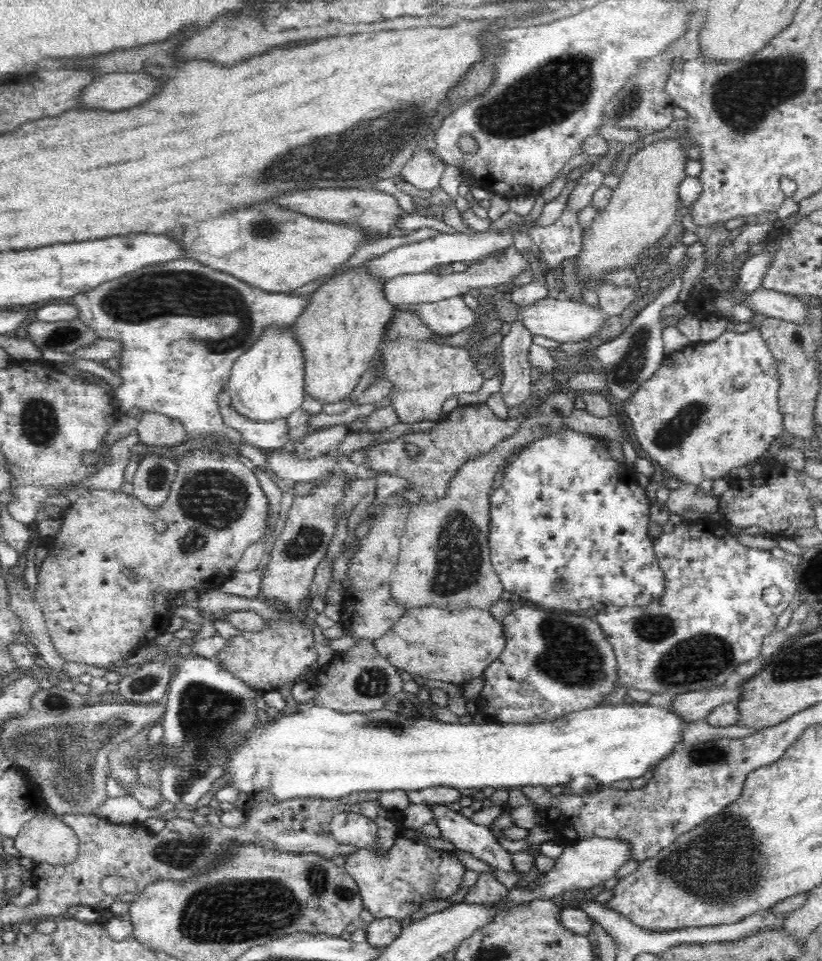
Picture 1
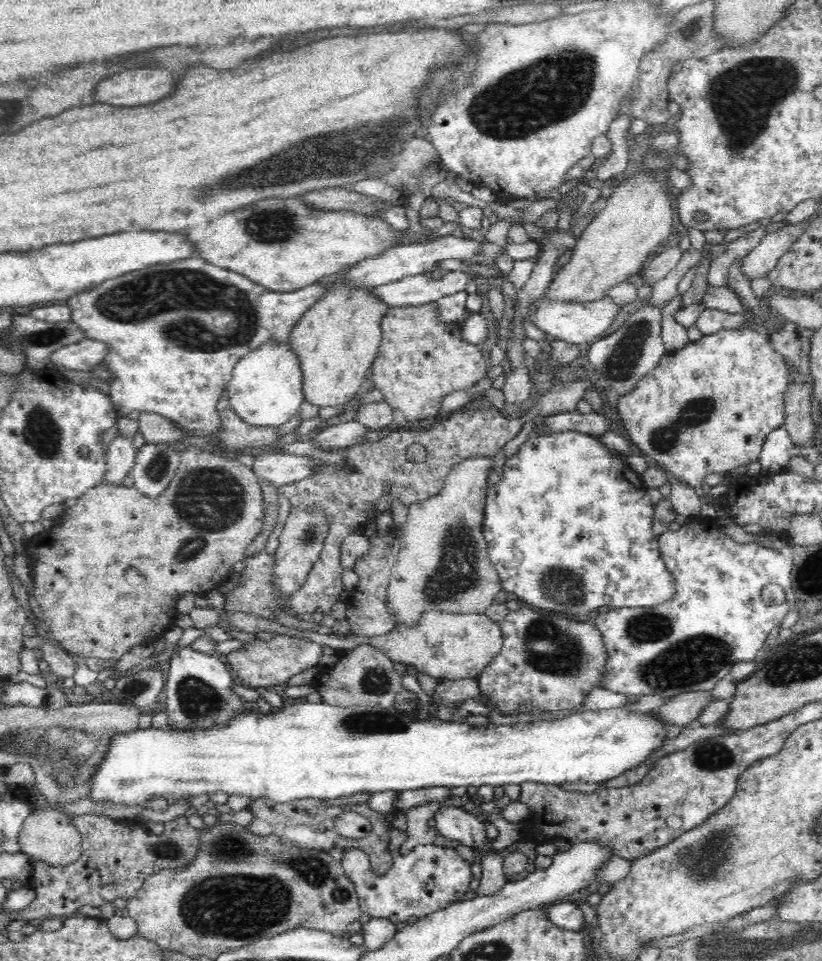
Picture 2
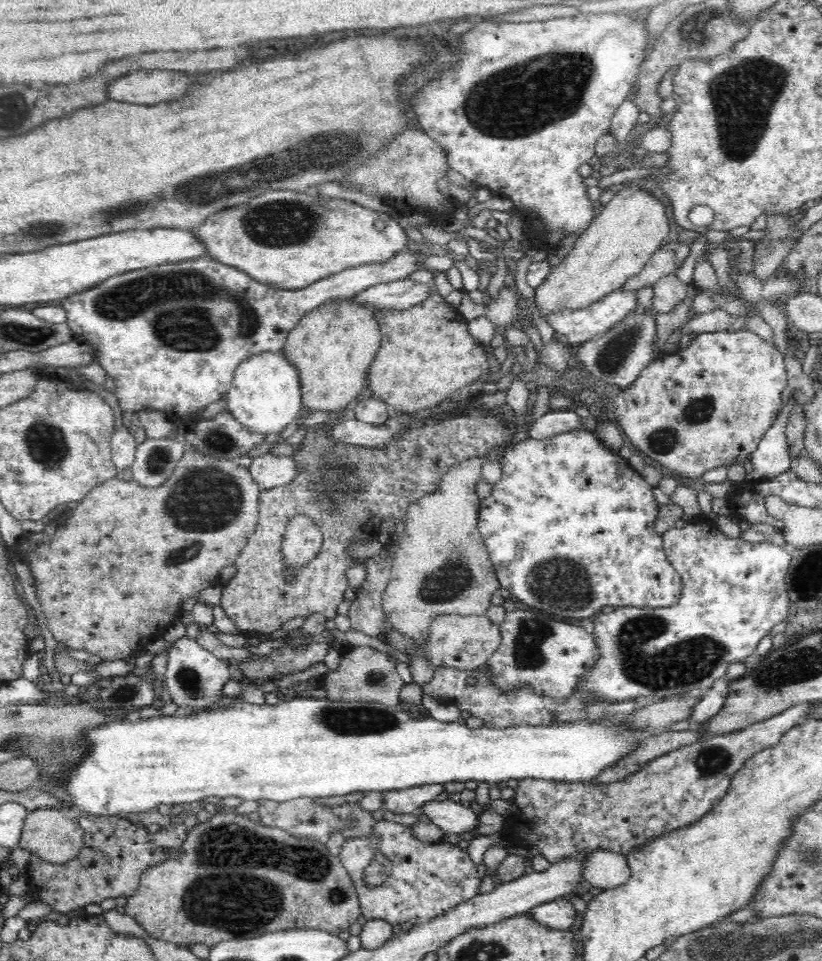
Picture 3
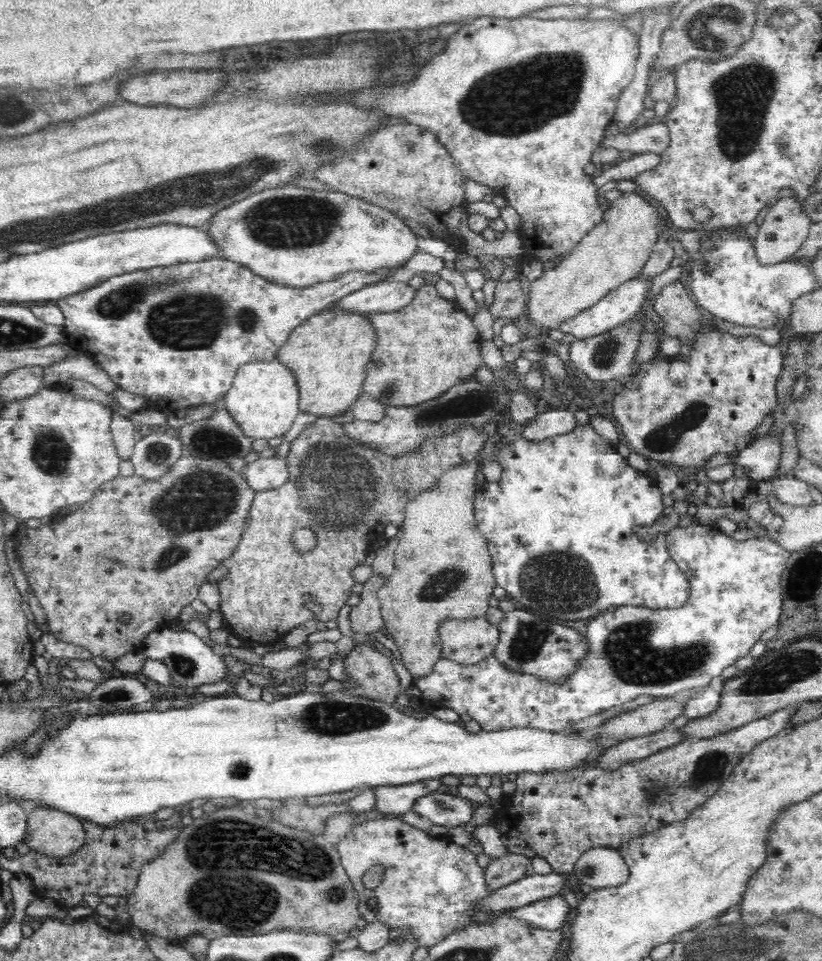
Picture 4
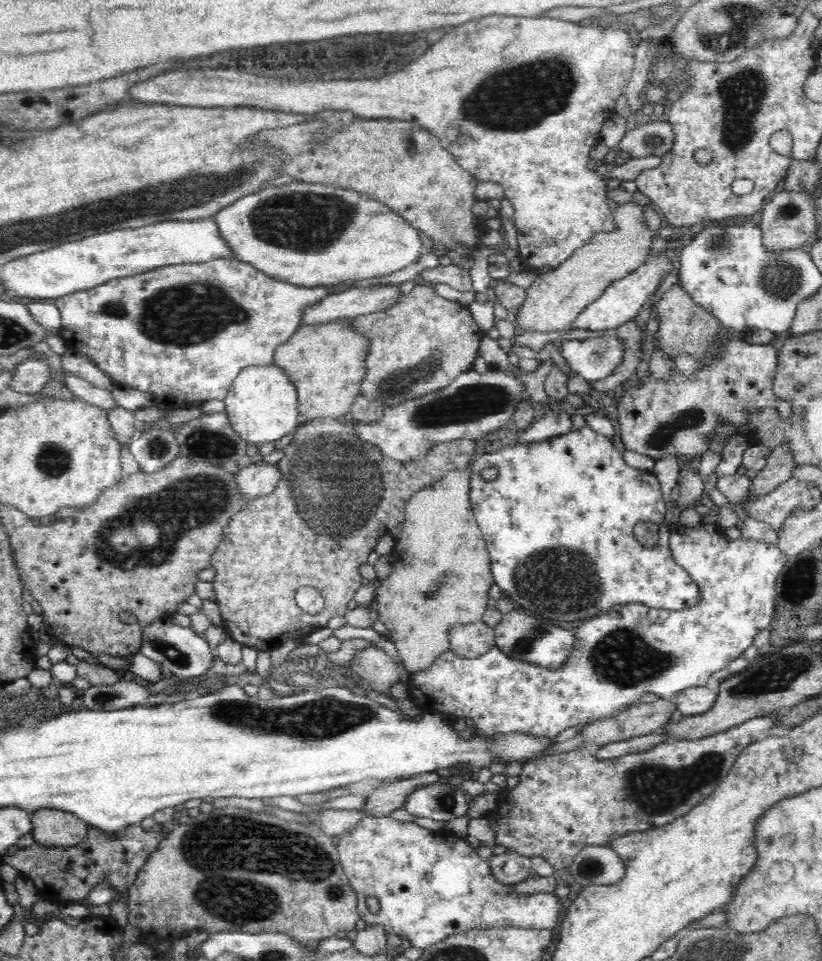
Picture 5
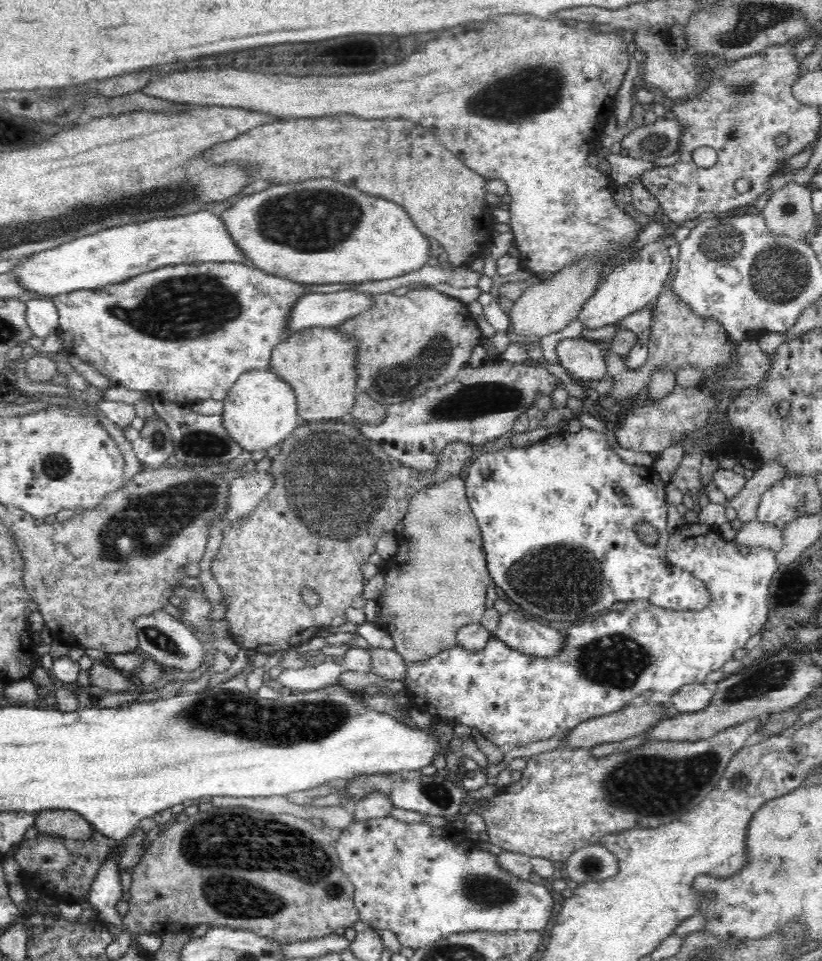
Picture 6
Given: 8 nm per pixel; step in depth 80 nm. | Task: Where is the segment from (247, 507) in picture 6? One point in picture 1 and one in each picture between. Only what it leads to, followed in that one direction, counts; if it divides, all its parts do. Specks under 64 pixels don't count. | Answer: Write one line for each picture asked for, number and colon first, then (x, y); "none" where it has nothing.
1: (287, 466)
2: (280, 469)
3: (270, 471)
4: (265, 474)
5: (256, 480)

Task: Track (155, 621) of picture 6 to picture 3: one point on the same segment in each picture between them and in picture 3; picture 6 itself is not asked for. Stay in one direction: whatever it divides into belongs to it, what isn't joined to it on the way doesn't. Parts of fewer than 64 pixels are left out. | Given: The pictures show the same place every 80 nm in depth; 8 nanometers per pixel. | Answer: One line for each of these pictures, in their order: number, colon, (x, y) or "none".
3: (194, 678)
4: (191, 662)
5: (180, 650)

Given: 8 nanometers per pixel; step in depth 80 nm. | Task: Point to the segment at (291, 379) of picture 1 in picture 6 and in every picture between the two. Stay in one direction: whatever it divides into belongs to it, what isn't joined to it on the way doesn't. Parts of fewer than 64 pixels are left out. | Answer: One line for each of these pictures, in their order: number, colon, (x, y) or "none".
2: (266, 387)
3: (265, 395)
4: (264, 398)
5: (261, 405)
6: (260, 410)

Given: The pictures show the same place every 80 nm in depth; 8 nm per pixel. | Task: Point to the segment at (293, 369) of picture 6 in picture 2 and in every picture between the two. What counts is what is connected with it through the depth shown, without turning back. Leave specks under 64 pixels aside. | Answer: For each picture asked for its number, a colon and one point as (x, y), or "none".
2: (337, 340)
3: (332, 347)
4: (329, 352)
5: (325, 361)

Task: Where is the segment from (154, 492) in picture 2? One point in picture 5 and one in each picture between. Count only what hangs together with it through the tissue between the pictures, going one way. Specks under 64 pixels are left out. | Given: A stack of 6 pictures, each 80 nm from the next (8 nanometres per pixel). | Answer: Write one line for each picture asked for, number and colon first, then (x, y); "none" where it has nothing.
3: (155, 460)
4: (153, 455)
5: (155, 448)

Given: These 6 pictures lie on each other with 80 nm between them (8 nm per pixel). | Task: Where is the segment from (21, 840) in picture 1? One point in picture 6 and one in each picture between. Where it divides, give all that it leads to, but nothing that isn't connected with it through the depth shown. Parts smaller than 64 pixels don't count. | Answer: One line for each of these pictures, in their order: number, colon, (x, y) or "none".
2: (47, 835)
3: (53, 834)
4: (52, 832)
5: (50, 827)
6: (59, 823)

